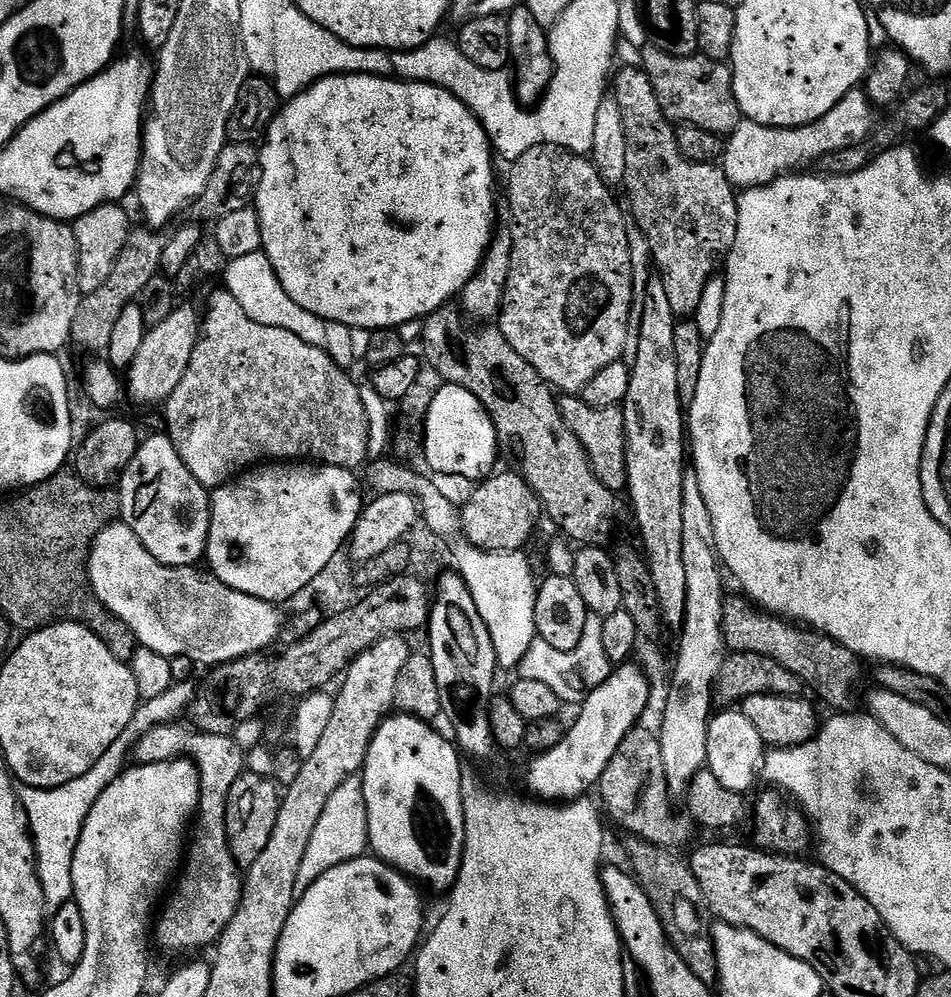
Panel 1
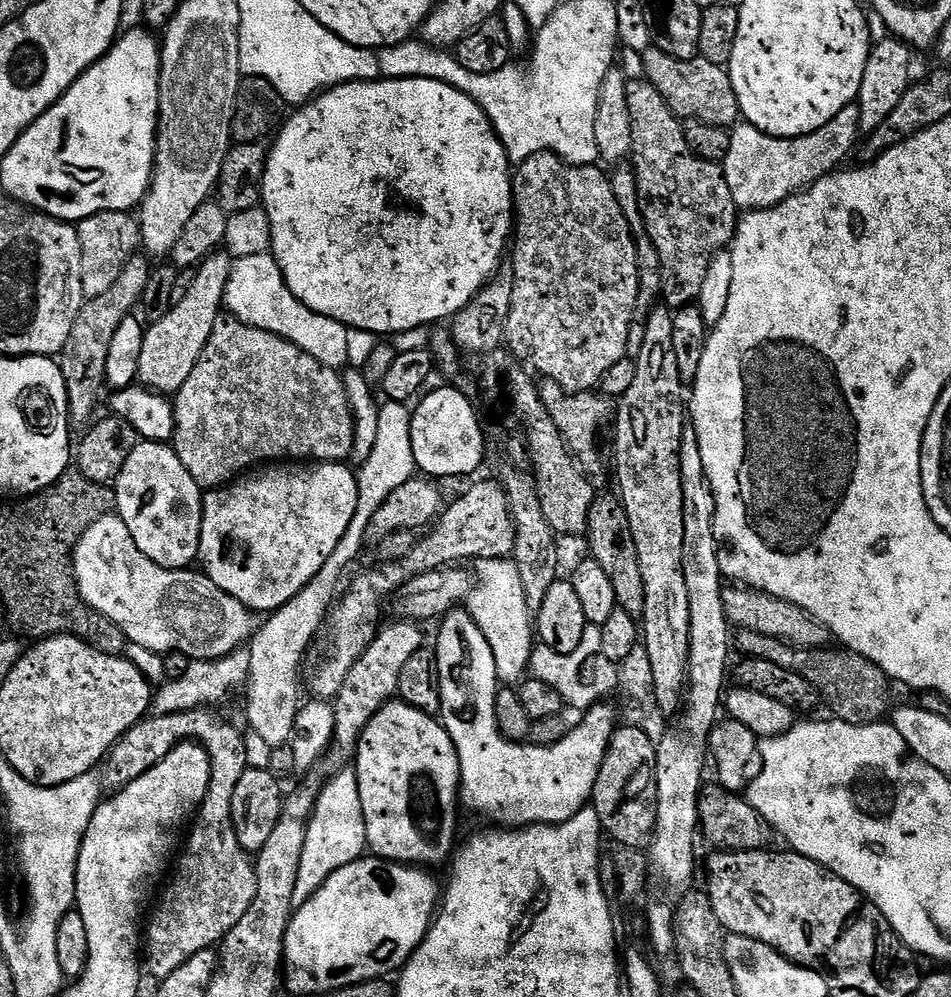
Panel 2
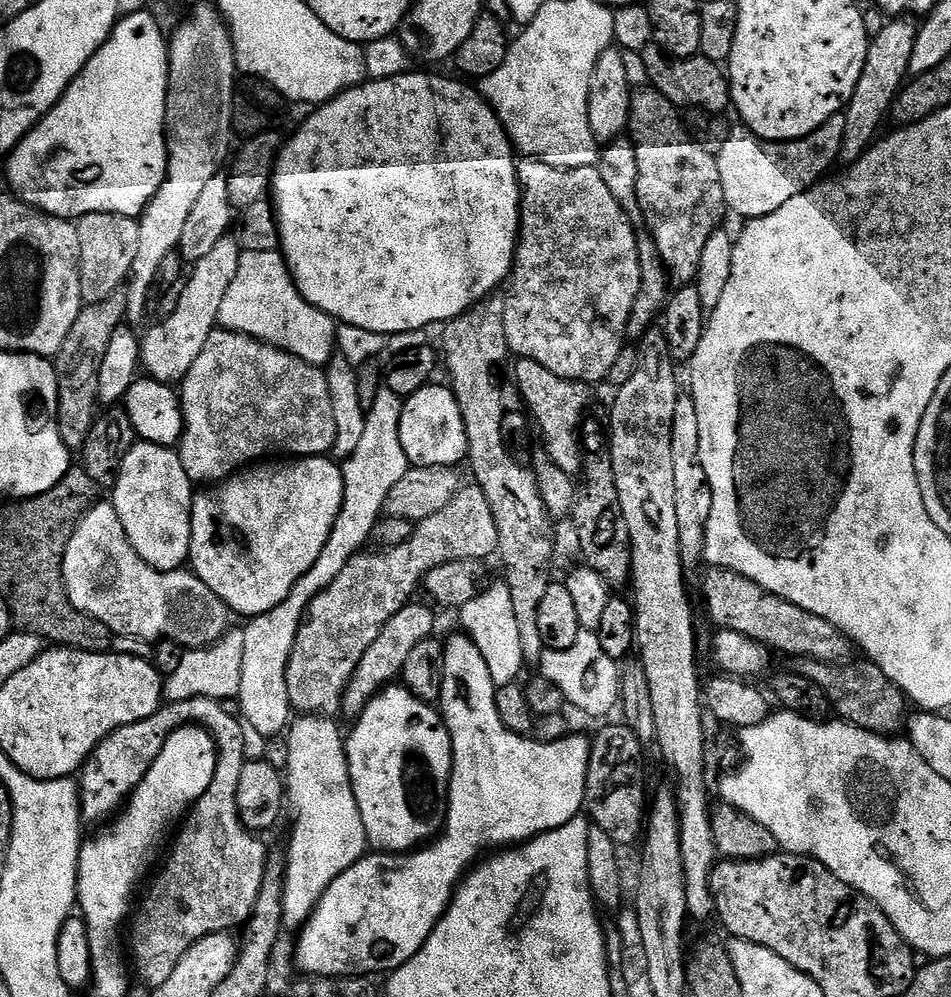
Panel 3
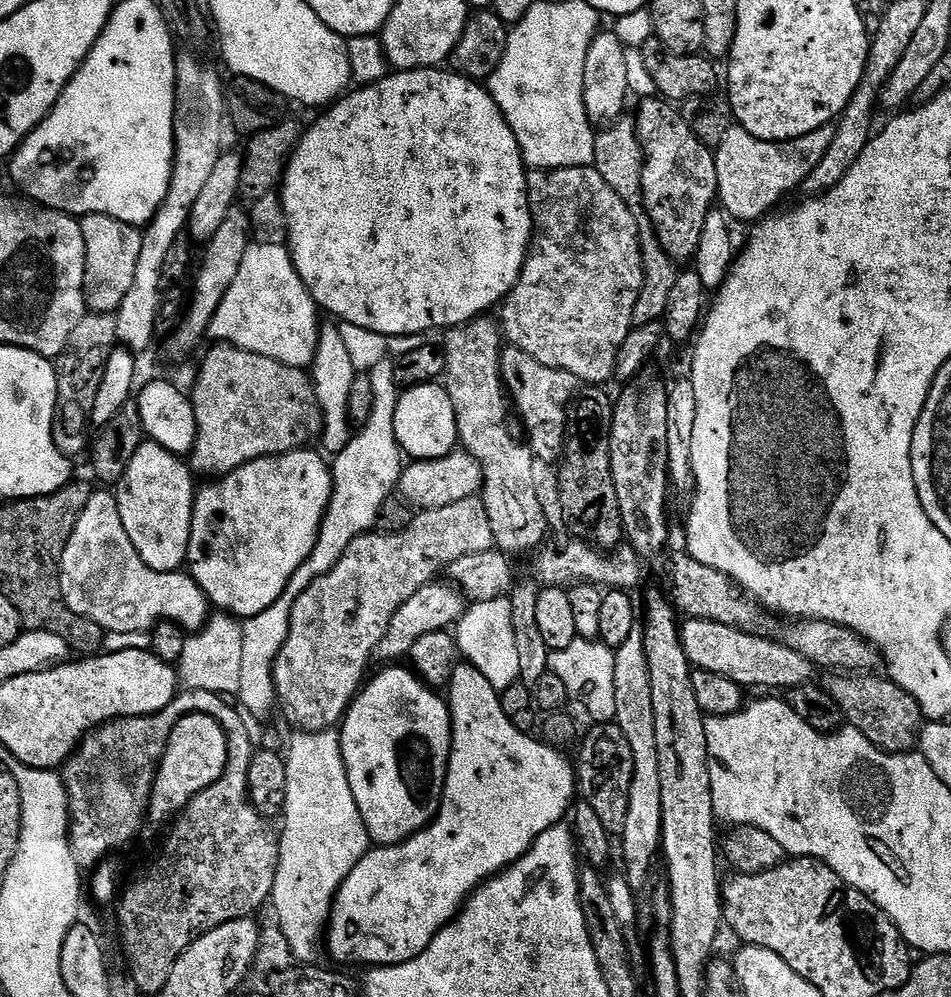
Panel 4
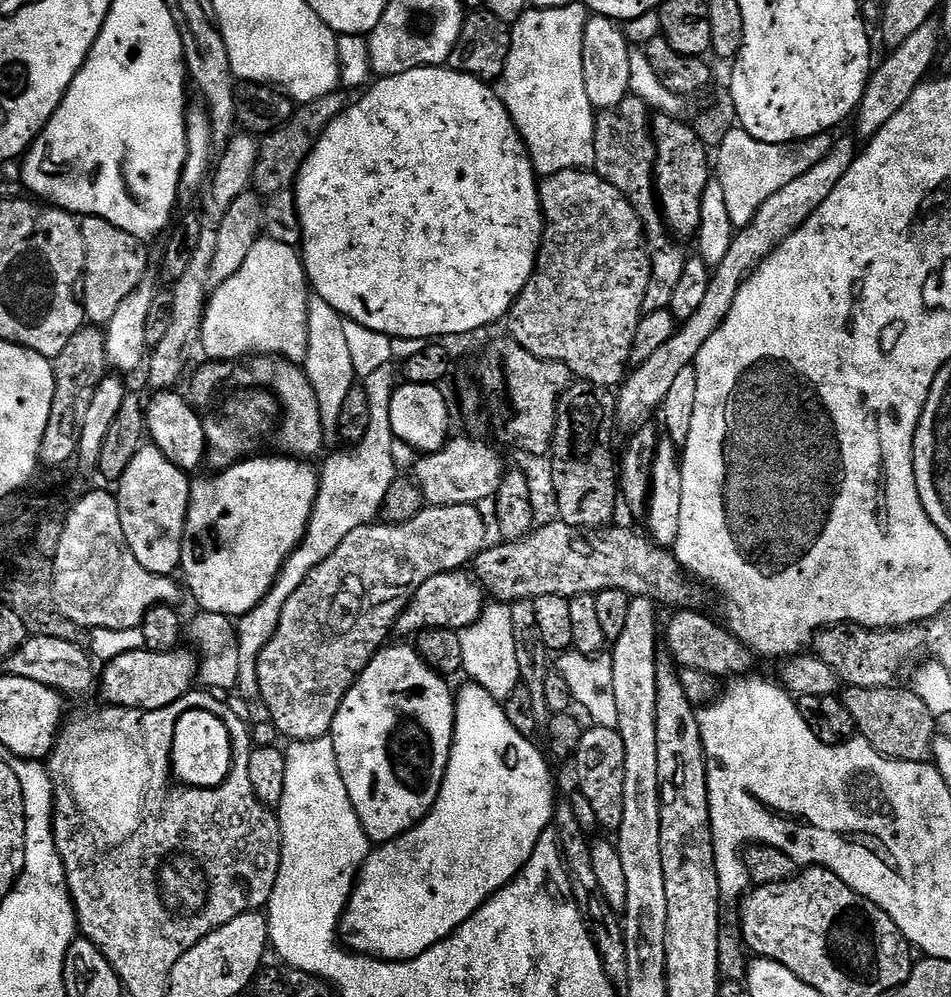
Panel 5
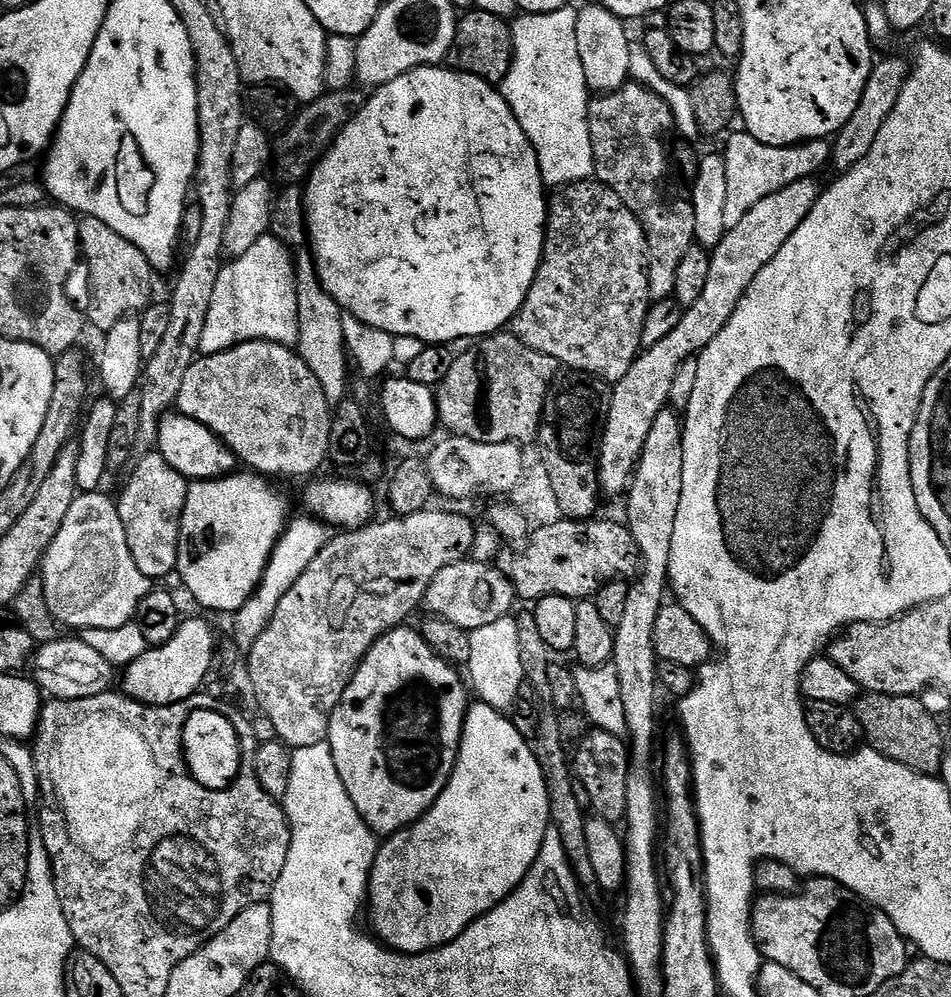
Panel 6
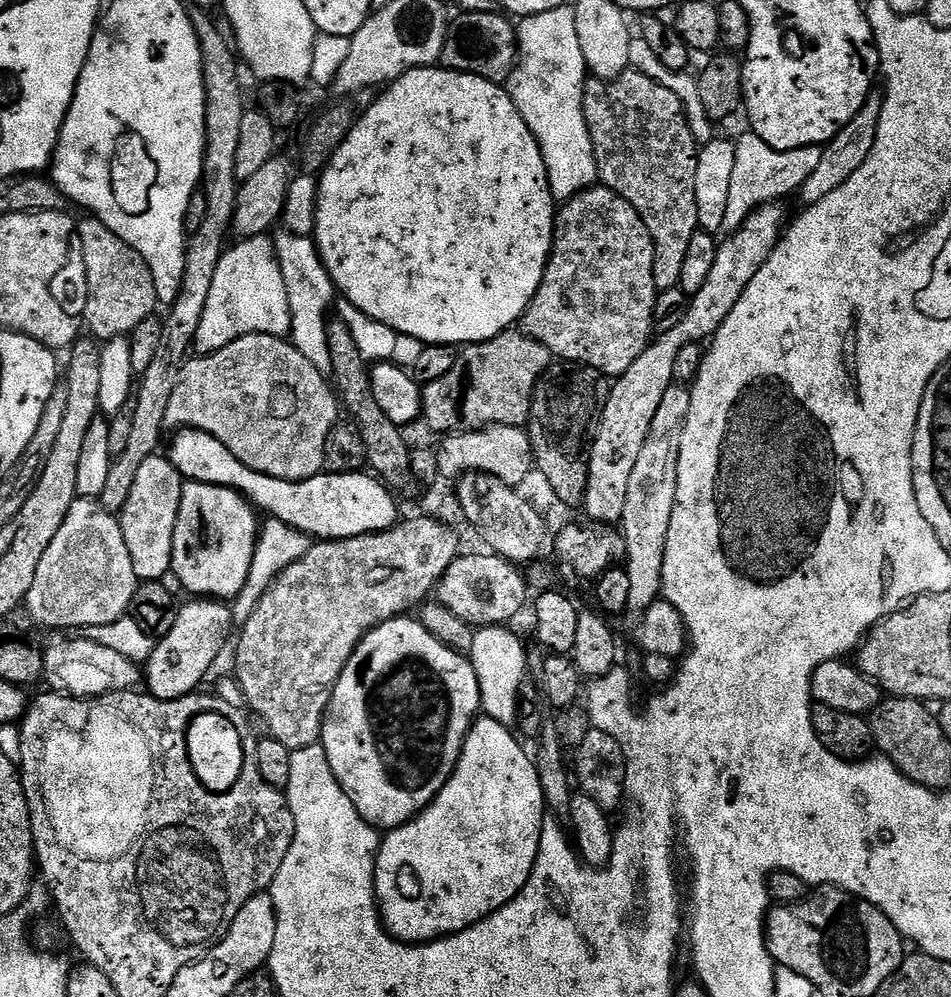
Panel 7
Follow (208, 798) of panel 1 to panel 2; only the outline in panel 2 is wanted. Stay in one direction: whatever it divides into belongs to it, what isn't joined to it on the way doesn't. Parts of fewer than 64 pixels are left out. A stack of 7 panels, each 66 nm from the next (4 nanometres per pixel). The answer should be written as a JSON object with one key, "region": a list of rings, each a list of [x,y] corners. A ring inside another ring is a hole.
{"region":[[[200,707],[196,709],[191,709],[188,712],[175,712],[174,714],[162,714],[161,716],[152,714],[147,718],[137,722],[129,732],[122,737],[122,739],[117,742],[112,751],[108,756],[108,763],[112,769],[118,771],[119,783],[125,784],[134,778],[138,778],[146,770],[150,770],[153,766],[159,762],[162,758],[166,758],[166,754],[170,754],[170,750],[174,750],[185,742],[195,742],[206,750],[206,754],[210,758],[210,766],[212,767],[212,777],[210,778],[210,786],[206,790],[206,798],[200,803],[198,811],[195,813],[194,819],[191,821],[190,829],[192,828],[192,833],[188,836],[188,845],[183,848],[179,853],[178,859],[175,861],[174,867],[171,869],[170,875],[167,877],[166,883],[163,885],[162,891],[159,893],[160,901],[156,904],[156,909],[151,912],[146,920],[146,972],[152,976],[156,976],[157,981],[164,980],[170,974],[174,974],[174,970],[178,970],[178,966],[182,966],[182,962],[190,962],[190,958],[194,958],[194,954],[199,952],[207,952],[209,950],[215,949],[217,945],[223,941],[226,934],[230,934],[230,930],[234,930],[234,926],[238,926],[238,922],[242,922],[242,918],[246,915],[246,910],[250,910],[250,902],[254,902],[254,890],[256,889],[256,866],[253,857],[248,853],[244,847],[238,842],[238,834],[234,834],[234,822],[232,821],[232,803],[234,802],[234,789],[238,786],[239,780],[242,779],[242,774],[248,769],[248,764],[246,760],[246,742],[244,741],[245,733],[239,731],[232,724],[227,724],[220,716],[215,716],[215,711],[209,710],[207,707]]]}

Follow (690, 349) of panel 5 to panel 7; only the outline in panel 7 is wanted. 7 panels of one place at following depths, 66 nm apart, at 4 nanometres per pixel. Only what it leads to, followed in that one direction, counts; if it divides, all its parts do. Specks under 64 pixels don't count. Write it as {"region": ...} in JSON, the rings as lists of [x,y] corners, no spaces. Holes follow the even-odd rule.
{"region":[[[780,202],[761,204],[744,219],[740,228],[728,234],[725,240],[719,241],[718,258],[714,258],[714,266],[710,269],[710,275],[702,285],[702,290],[698,290],[698,294],[694,294],[689,299],[688,309],[682,322],[678,322],[678,326],[674,326],[674,330],[659,333],[648,348],[642,350],[642,354],[638,354],[638,358],[634,358],[630,370],[626,370],[626,374],[615,377],[614,383],[608,389],[608,401],[606,410],[600,419],[600,429],[595,432],[592,442],[590,474],[586,482],[586,494],[582,505],[582,511],[588,515],[585,517],[589,521],[598,524],[619,525],[622,510],[626,506],[626,489],[630,482],[630,473],[634,471],[634,466],[638,462],[642,442],[646,442],[646,434],[650,434],[650,422],[662,403],[662,397],[676,380],[674,362],[678,358],[678,354],[691,344],[711,341],[712,337],[716,335],[716,331],[722,326],[722,322],[726,322],[726,318],[730,318],[730,310],[734,310],[738,298],[742,298],[742,294],[746,294],[746,286],[750,286],[750,282],[754,282],[754,274],[758,274],[758,270],[762,270],[762,266],[768,261],[770,254],[780,242],[780,237],[786,228],[784,206]]]}

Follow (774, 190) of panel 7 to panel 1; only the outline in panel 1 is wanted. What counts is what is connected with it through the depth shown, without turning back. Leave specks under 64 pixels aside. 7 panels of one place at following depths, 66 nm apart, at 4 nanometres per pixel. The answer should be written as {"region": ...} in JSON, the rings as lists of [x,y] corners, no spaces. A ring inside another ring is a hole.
{"region":[[[859,87],[846,94],[846,98],[842,98],[842,102],[830,110],[830,114],[822,114],[822,118],[801,128],[767,128],[752,120],[744,120],[727,137],[722,157],[724,173],[737,190],[762,188],[781,176],[811,169],[808,168],[811,164],[819,165],[827,156],[865,143],[877,127],[876,115],[877,109],[869,100],[867,91]]]}

